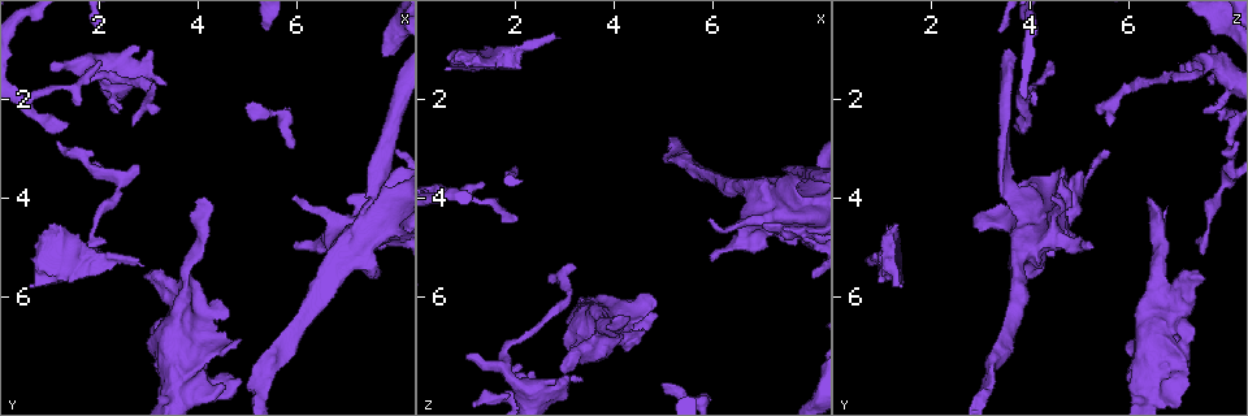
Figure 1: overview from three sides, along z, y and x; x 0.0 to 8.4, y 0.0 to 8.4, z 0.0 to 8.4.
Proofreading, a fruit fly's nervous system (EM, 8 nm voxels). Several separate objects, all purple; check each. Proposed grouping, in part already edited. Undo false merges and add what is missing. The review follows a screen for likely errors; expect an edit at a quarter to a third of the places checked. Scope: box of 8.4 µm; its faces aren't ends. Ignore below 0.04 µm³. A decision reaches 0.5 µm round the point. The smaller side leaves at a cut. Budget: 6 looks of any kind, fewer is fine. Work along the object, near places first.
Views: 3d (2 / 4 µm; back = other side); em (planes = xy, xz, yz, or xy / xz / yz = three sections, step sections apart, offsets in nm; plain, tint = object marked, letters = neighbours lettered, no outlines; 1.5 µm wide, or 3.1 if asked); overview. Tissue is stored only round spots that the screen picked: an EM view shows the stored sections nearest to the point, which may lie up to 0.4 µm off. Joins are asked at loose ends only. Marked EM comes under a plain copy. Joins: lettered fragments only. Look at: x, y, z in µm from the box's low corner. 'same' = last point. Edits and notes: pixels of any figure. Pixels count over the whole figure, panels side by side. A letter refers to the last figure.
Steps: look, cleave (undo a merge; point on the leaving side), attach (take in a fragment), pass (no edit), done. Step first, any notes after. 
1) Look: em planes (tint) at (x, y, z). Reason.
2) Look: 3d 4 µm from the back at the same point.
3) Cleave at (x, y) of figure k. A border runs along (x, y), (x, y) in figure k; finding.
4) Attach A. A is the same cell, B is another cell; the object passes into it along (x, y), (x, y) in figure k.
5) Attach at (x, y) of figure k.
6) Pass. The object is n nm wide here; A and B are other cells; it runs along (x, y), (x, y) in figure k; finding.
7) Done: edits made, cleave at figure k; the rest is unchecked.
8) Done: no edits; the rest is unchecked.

Look: 3d 4 µm at (4.10, 4.05, 6.40). An open end.

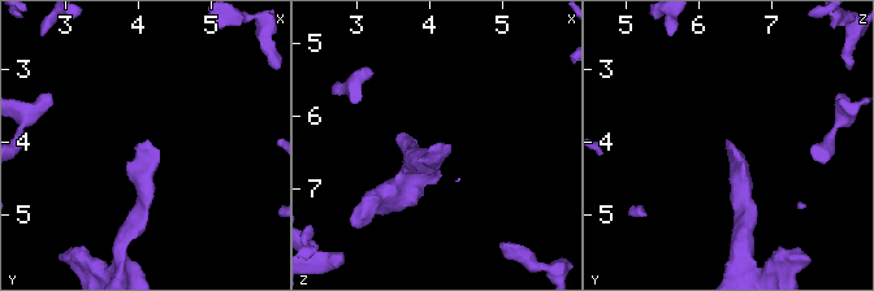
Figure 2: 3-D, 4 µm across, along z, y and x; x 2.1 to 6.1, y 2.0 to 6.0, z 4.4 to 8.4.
Look: em planes (letters) at (4.10, 4.00, 6.40).

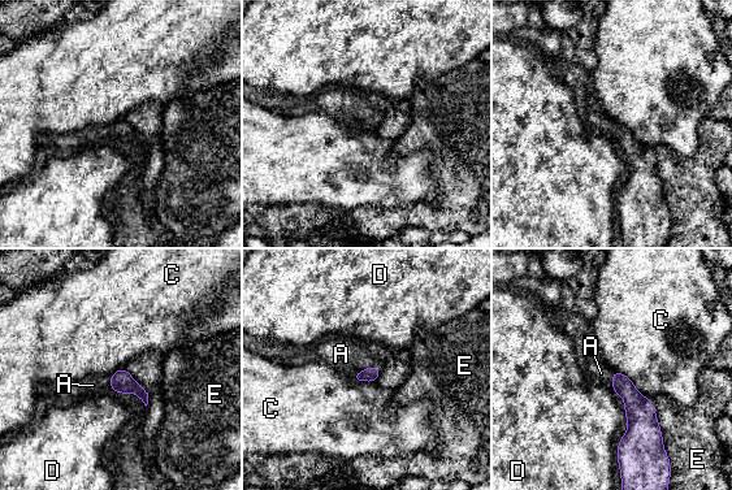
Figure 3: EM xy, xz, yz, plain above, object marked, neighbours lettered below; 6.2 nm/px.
Attach A. A is the same cell, C, D and E are other cells; the object passes into it along (371, 374), (368, 368), (341, 354) in figure 3; the neuron continues.

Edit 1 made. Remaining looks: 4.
Look: overview.

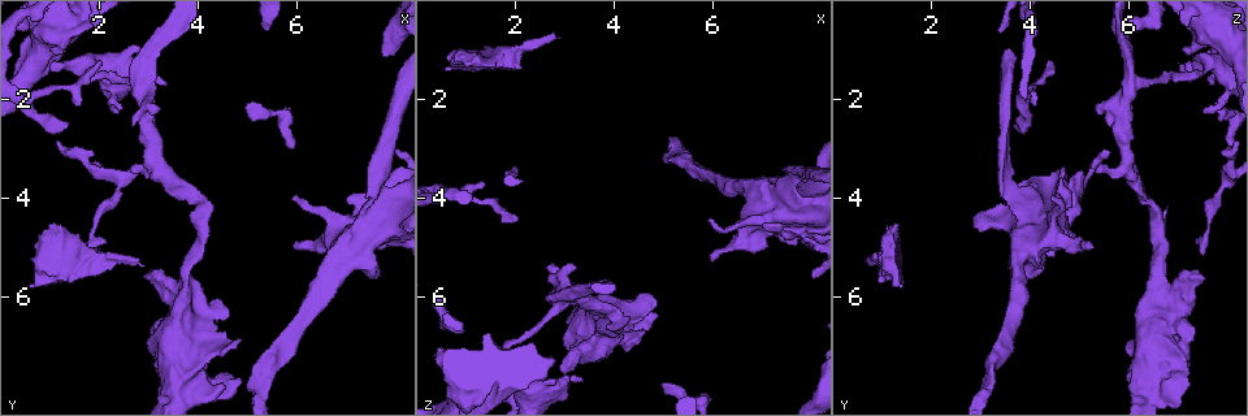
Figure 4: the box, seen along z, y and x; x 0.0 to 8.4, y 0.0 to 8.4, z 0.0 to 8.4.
Look: 3d 4 µm from the back at (2.95, 5.60, 7.50). An open end.

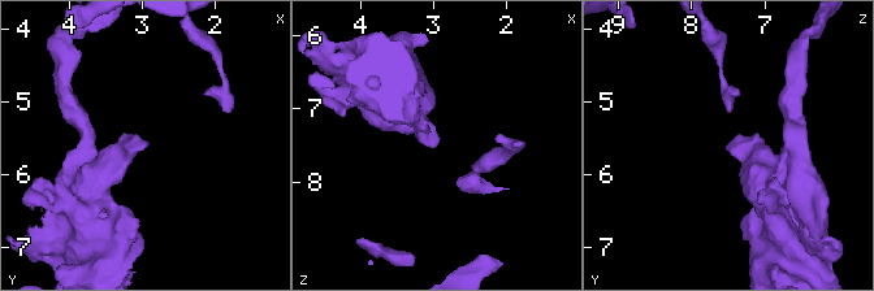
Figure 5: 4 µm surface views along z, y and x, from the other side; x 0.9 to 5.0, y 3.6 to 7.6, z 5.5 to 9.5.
Look: em yz step 8 (tint) at (2.95, 5.65, 7.50).

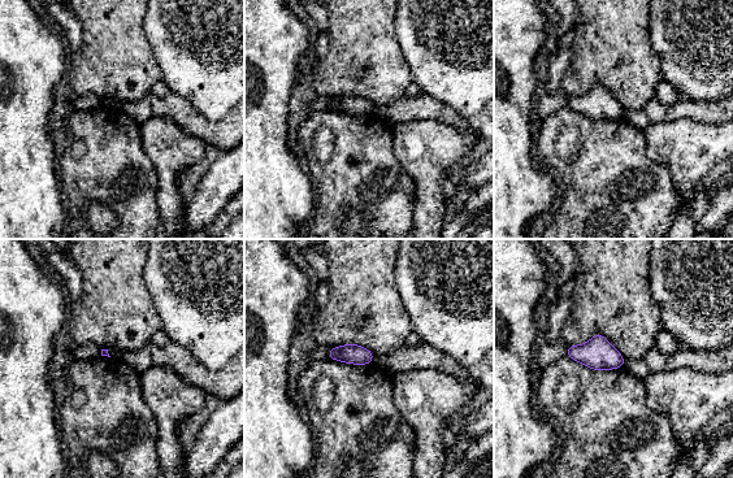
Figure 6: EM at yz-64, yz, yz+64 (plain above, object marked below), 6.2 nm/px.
Look: em planes (letters) at the same point. Cut it another way.

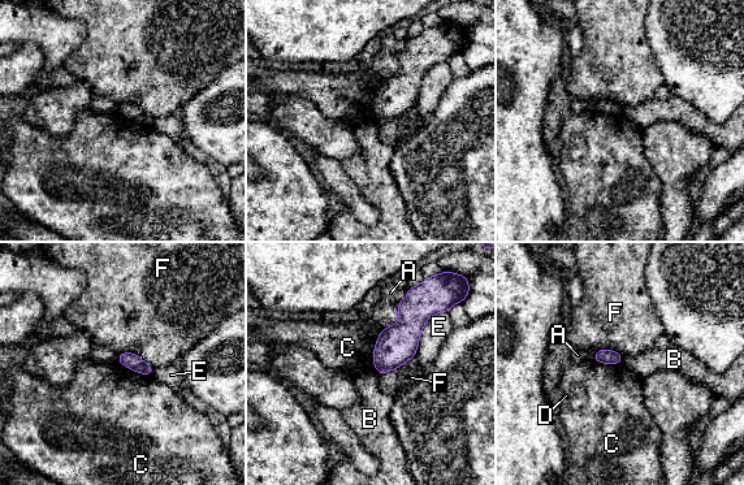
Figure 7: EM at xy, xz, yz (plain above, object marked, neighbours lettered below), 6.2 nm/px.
Pass. A, B, C, D, E and F are other cells; a border runs along (398, 302), (376, 371) in figure 7; none of them fits.

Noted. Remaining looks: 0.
Done: edits made, attach at figure 3; the rest is unchecked.

